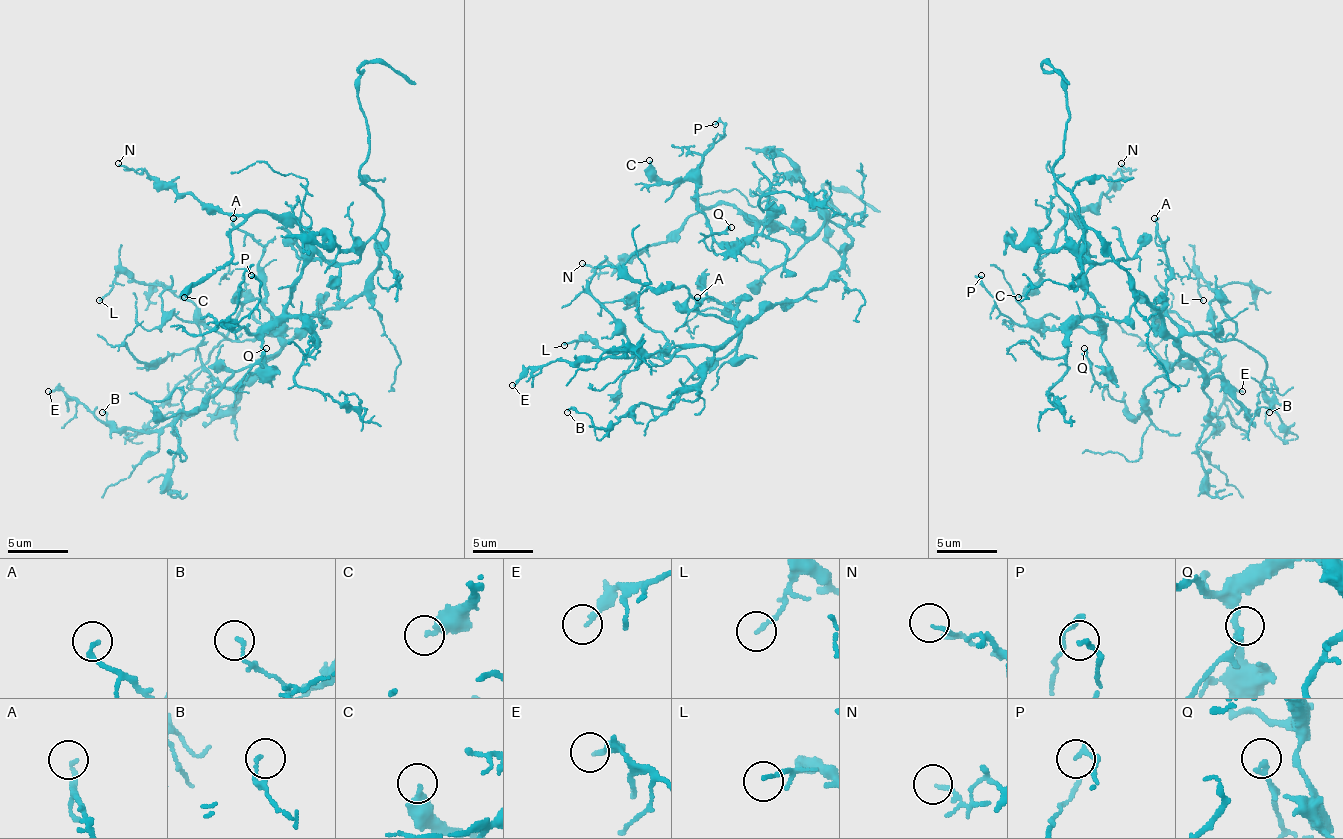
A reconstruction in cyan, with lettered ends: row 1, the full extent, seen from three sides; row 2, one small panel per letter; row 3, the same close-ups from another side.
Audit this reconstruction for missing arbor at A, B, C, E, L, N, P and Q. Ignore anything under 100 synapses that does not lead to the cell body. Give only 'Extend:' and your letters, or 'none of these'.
Extend: none of these

